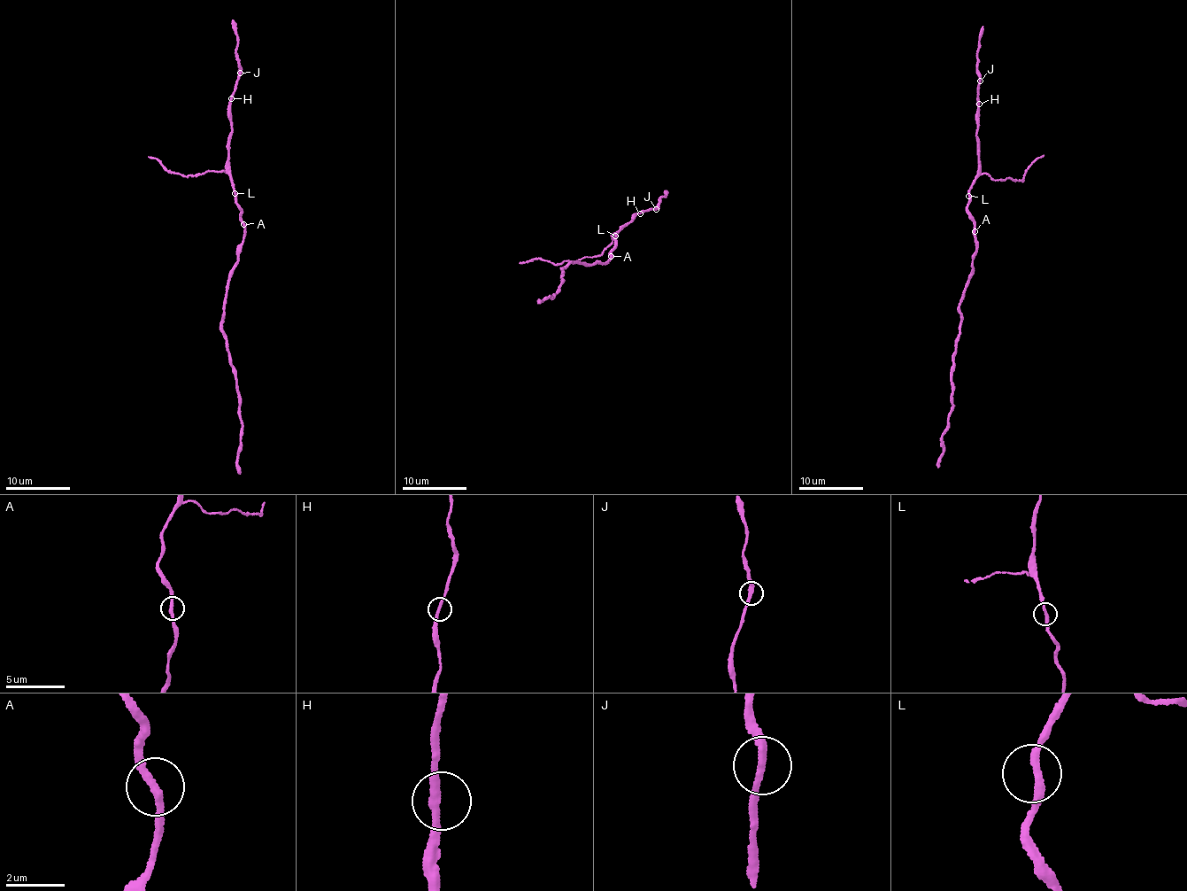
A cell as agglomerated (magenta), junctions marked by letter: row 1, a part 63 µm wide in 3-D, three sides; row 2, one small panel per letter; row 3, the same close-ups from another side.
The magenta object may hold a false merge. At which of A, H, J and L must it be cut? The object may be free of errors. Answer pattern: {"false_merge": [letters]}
{"false_merge": []}

